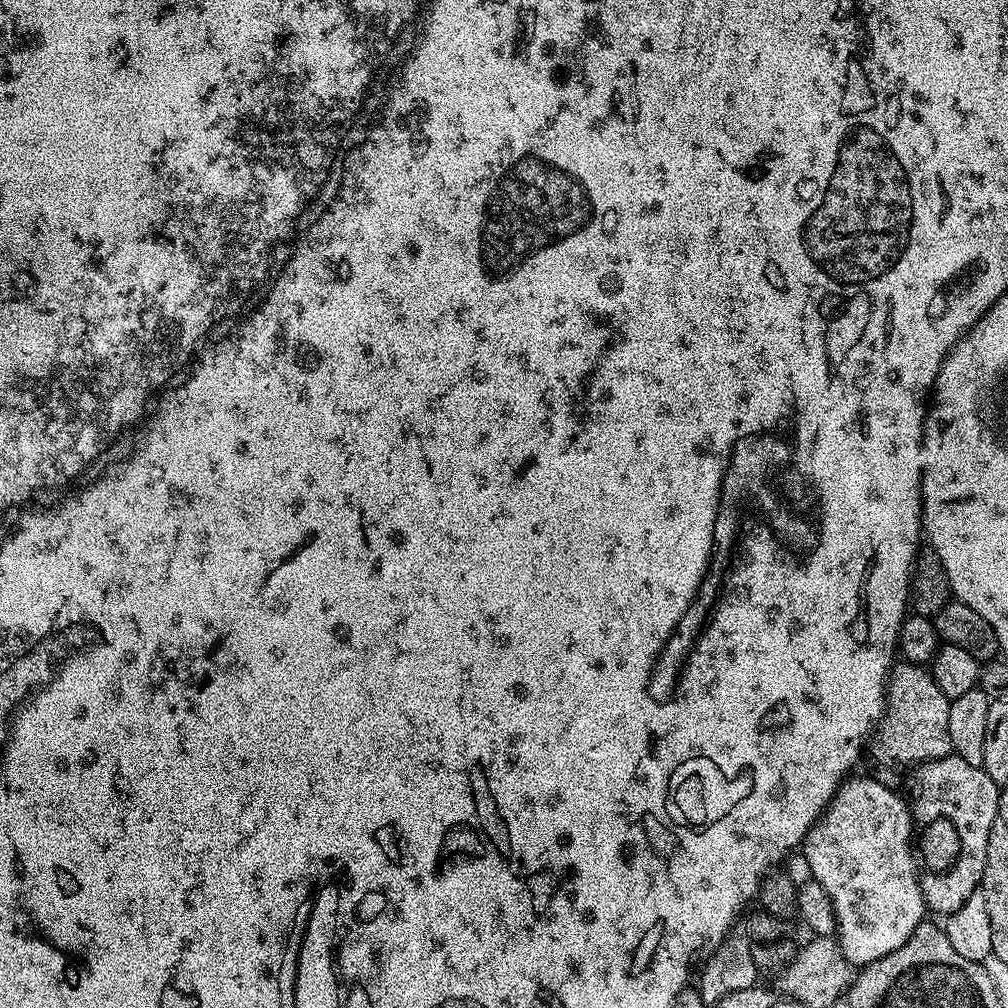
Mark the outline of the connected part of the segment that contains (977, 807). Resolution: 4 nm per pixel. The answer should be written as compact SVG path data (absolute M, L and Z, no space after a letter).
M955 754L915 765L907 777L907 784L906 796L918 833L918 852L923 867L925 864L928 868L948 868L956 860L956 872L928 872L920 876L924 903L931 911L933 908L943 914L954 913L980 888L990 826L994 826L994 814L998 814L1001 785L986 774L984 767L970 766L970 762Z

